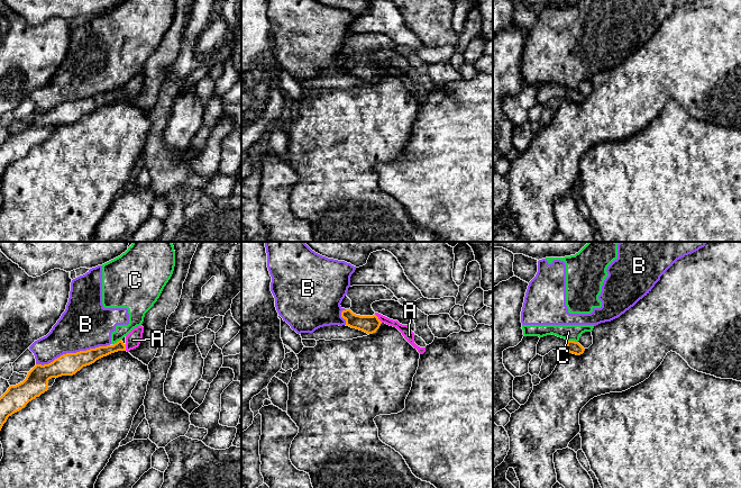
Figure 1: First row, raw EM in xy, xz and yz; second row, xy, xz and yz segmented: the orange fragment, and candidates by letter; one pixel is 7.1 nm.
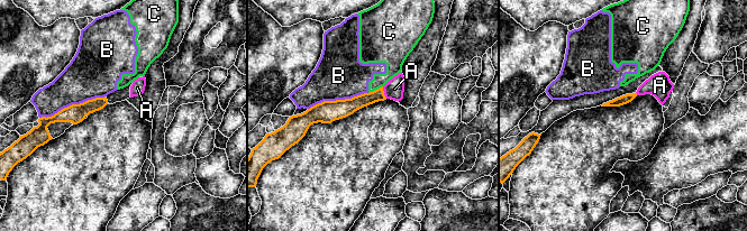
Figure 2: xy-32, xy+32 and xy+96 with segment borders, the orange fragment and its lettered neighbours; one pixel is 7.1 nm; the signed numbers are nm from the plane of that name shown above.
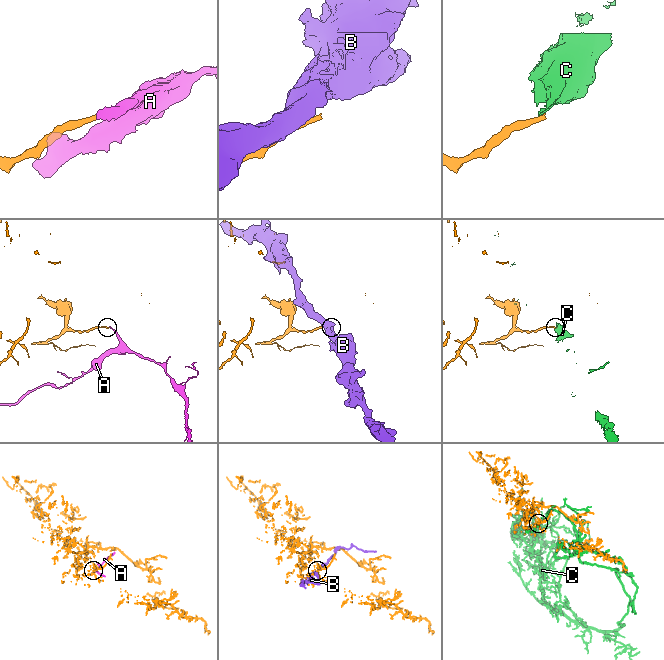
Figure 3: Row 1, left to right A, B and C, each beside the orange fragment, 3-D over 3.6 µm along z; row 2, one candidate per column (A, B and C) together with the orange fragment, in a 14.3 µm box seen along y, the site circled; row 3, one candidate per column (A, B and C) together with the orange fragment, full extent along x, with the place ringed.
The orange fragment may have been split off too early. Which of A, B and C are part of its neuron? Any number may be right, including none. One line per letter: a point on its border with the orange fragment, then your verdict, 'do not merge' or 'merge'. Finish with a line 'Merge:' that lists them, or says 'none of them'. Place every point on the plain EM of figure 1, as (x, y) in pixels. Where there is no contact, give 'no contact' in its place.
A: contact xz (377, 66); merge
B: contact xy (72, 101); do not merge
C: contact yz (573, 89); do not merge
Merge: A

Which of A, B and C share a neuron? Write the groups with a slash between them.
A / B C

